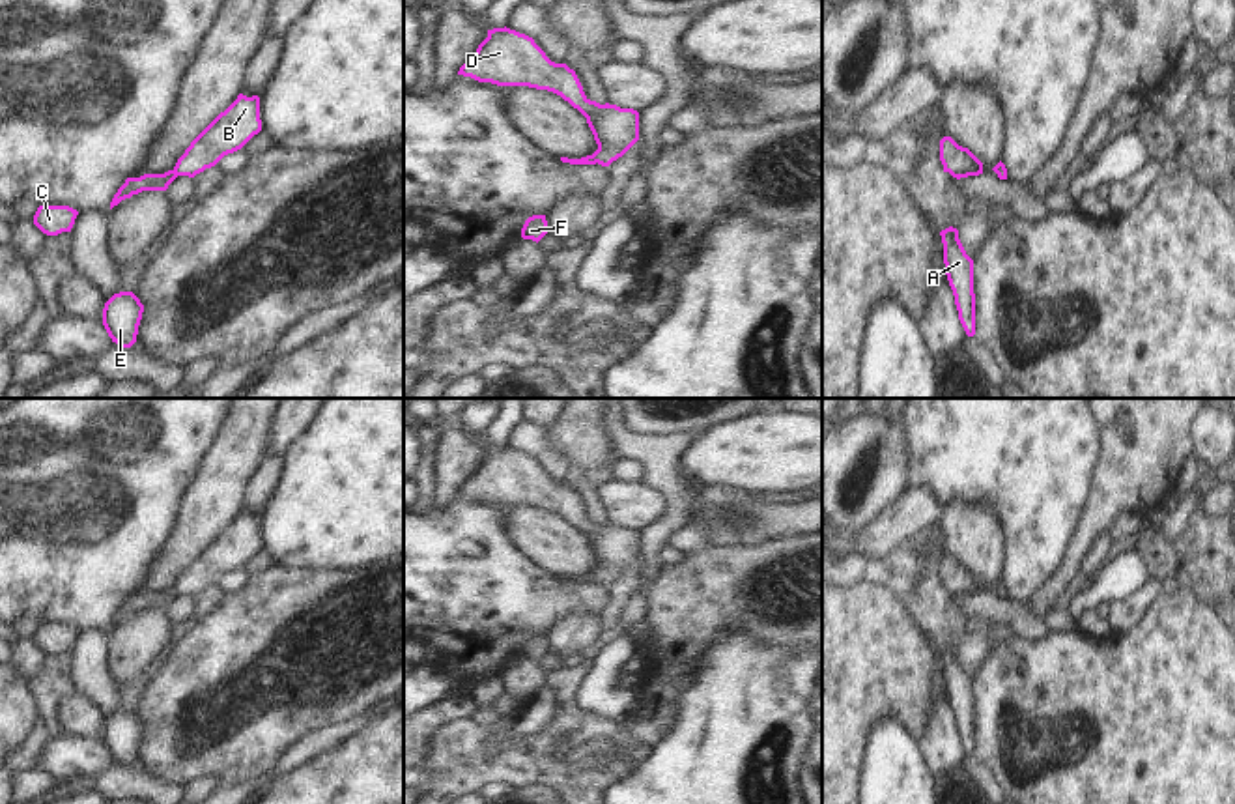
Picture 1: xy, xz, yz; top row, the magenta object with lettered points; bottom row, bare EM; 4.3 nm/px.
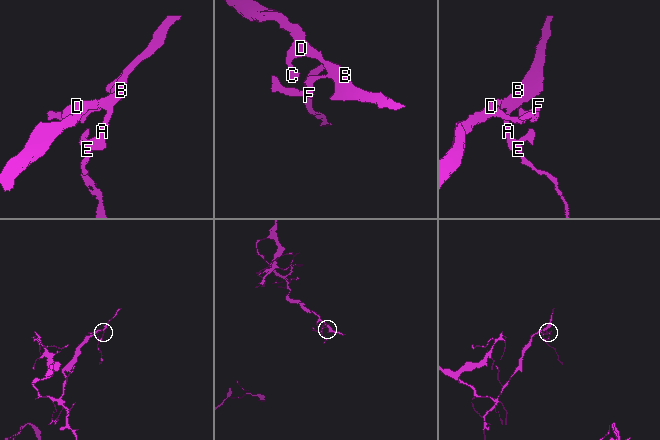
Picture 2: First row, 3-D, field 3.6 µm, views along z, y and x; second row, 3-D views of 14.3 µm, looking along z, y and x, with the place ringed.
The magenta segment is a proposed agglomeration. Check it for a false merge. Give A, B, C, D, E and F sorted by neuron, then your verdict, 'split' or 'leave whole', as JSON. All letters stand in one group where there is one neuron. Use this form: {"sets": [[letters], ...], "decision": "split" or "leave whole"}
{"sets": [["A", "B", "C", "D", "E", "F"]], "decision": "leave whole"}

